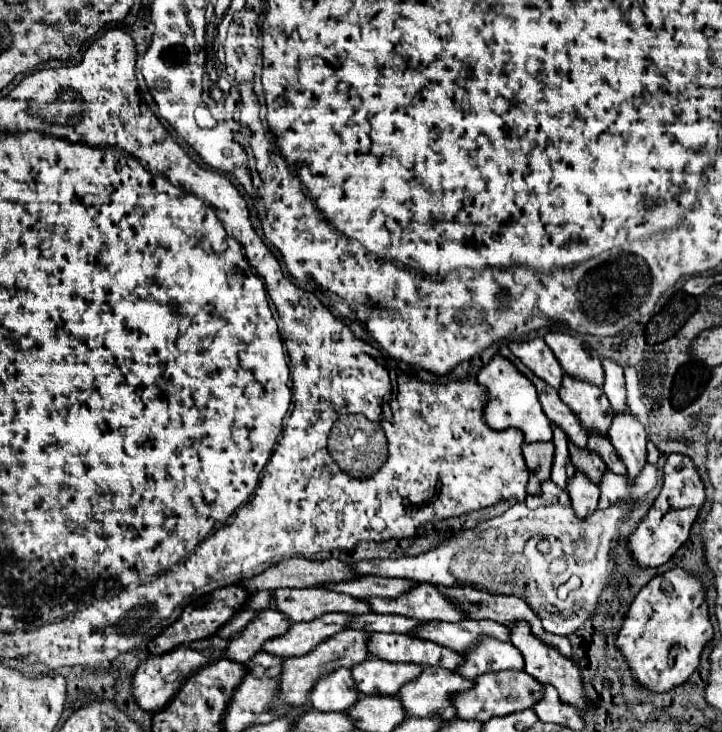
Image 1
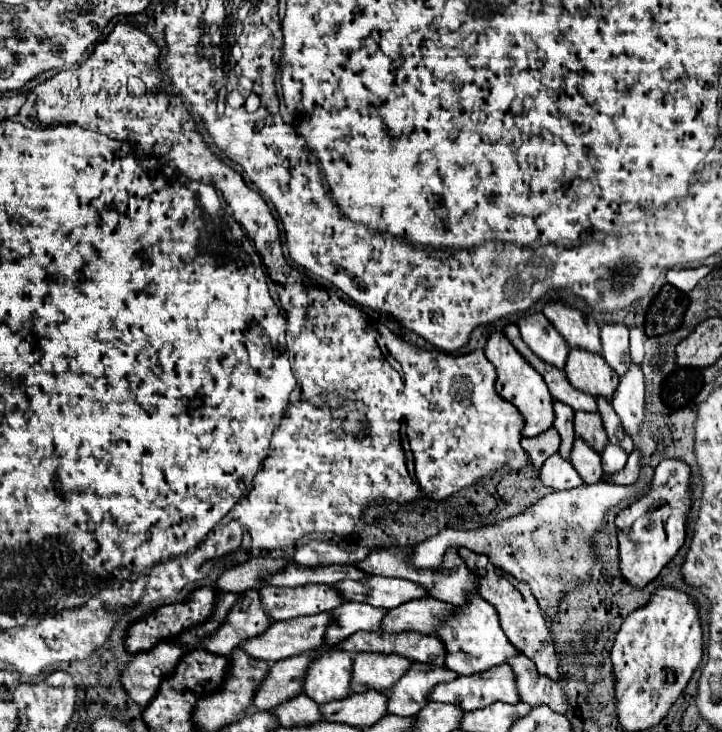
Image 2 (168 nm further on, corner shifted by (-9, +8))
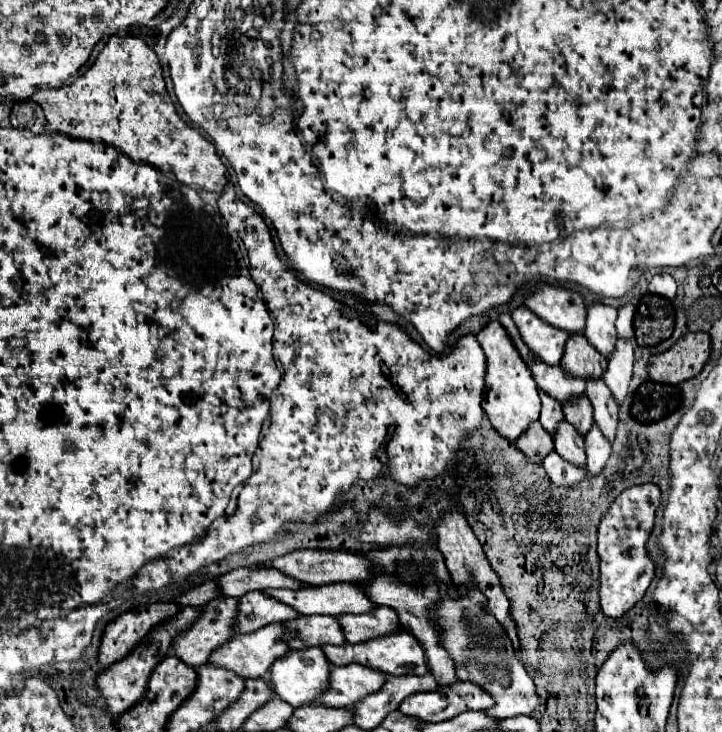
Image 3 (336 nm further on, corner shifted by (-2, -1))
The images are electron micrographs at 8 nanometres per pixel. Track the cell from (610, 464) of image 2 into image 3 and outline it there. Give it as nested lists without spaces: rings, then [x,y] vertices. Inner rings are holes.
[[[593,426],[593,430],[589,430],[589,434],[585,436],[585,452],[587,472],[593,476],[601,474],[611,456],[611,444],[605,442],[605,436],[601,434],[601,430],[597,430],[597,426]]]

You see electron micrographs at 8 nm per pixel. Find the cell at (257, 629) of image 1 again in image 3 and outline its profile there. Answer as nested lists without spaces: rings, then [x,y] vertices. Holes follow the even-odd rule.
[[[221,596],[209,602],[205,606],[205,614],[201,614],[201,622],[197,622],[189,634],[181,634],[181,638],[173,642],[175,654],[193,668],[207,664],[211,652],[233,638],[233,622],[237,620],[237,612],[237,598]]]

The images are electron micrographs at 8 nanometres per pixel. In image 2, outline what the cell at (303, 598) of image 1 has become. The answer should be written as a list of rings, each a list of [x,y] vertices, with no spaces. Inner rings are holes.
[[[264,585],[260,591],[262,605],[272,621],[284,621],[300,615],[316,615],[332,611],[344,603],[336,589],[330,585],[308,585],[308,587],[270,587]]]

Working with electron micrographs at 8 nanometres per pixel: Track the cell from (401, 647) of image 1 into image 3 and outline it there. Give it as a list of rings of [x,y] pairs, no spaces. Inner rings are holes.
[[[397,632],[393,636],[383,636],[383,638],[375,638],[375,640],[367,640],[361,644],[345,644],[345,646],[325,646],[323,652],[327,654],[329,662],[333,662],[335,666],[345,666],[351,662],[381,670],[385,674],[391,676],[401,676],[401,674],[415,674],[415,676],[423,676],[427,672],[427,662],[425,662],[425,652],[423,646],[409,634],[409,632]]]

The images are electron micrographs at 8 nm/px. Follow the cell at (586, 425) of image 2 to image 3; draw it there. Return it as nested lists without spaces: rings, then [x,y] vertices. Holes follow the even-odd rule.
[[[581,396],[581,402],[573,402],[573,406],[563,406],[563,414],[565,414],[565,420],[575,426],[575,430],[585,436],[591,426],[595,424],[593,422],[593,408],[589,406],[589,400],[585,400],[585,396]]]

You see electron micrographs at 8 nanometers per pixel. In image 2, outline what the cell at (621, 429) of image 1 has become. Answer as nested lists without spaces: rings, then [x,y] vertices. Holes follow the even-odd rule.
[[[630,363],[628,371],[620,377],[612,405],[622,421],[624,431],[630,437],[636,437],[644,419],[644,377],[636,363]]]

